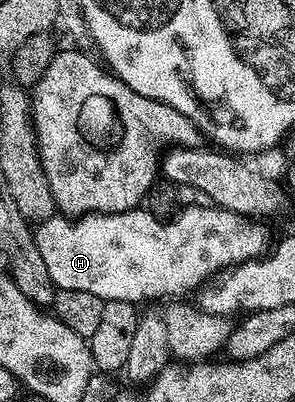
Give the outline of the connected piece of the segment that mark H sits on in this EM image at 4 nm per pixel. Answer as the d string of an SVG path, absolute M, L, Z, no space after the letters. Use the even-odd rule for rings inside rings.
M209 205L186 207L165 219L147 209L79 217L54 213L35 228L34 234L38 253L42 253L42 261L46 261L46 269L50 269L52 282L59 290L86 289L86 293L94 293L105 301L126 301L140 305L143 299L160 299L163 295L187 296L184 295L187 291L194 291L221 271L251 259L259 259L270 247L268 231L260 223L263 222Z

